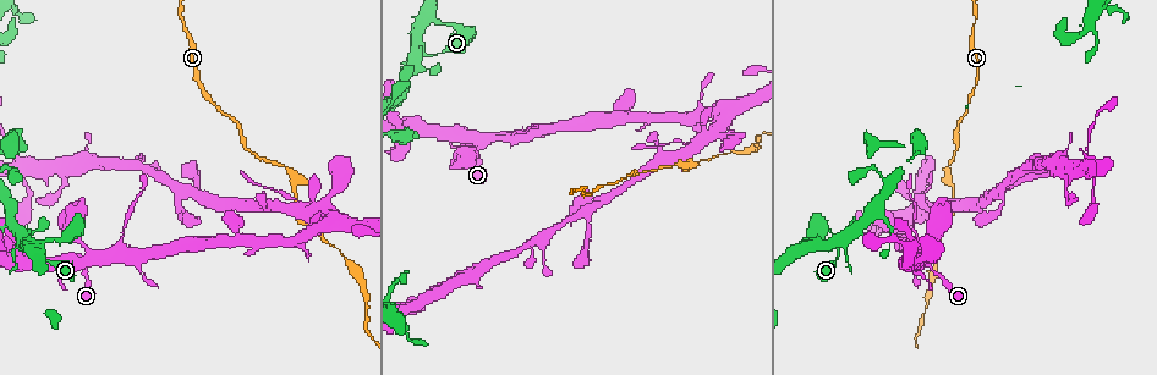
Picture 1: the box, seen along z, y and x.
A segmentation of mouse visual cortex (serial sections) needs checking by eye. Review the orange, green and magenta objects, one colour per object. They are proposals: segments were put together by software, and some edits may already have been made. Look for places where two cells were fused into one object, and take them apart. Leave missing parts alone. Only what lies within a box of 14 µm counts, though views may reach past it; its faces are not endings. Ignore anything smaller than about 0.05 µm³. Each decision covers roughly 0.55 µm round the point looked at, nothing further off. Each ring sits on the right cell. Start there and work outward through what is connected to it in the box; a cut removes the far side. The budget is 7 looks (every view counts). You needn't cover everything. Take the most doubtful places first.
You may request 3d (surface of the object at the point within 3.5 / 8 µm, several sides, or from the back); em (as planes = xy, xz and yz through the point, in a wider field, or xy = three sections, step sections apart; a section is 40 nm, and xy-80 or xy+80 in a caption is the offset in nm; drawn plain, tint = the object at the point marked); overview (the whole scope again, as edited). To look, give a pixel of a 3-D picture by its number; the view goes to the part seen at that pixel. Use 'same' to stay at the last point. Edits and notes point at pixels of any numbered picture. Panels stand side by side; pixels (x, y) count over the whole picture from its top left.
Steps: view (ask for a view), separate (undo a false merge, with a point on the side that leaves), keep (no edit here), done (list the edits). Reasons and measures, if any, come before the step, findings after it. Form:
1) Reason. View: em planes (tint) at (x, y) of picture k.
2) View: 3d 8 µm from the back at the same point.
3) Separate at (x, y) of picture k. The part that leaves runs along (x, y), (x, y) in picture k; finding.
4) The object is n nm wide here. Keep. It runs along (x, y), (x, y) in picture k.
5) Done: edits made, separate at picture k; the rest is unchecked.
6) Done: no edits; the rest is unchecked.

Thick turns thin. View: 3d 3.5 µm at (291, 189) of picture 1.

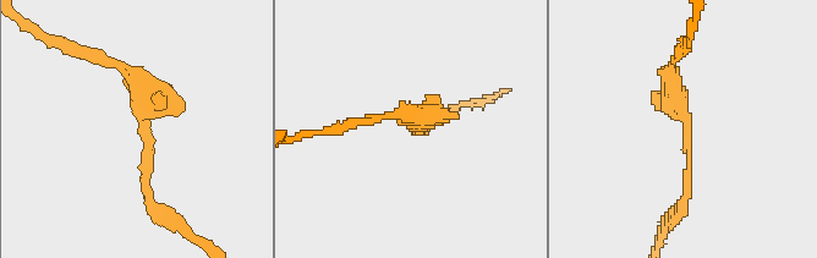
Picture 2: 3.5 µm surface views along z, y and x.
View: em xy step 1 (tint) at (143, 127) of picture 2.

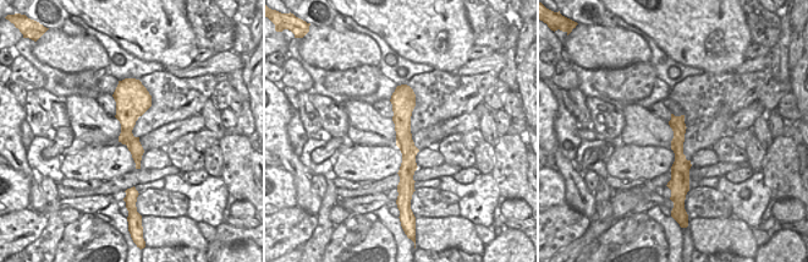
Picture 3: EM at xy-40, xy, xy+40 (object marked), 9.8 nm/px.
The object is 200 nm wide here. Keep. It runs along (404, 87), (408, 186) in picture 3; continuous, no second cell.

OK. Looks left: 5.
Thick turns thin. View: 3d 3.5 µm at (152, 169) of picture 1.

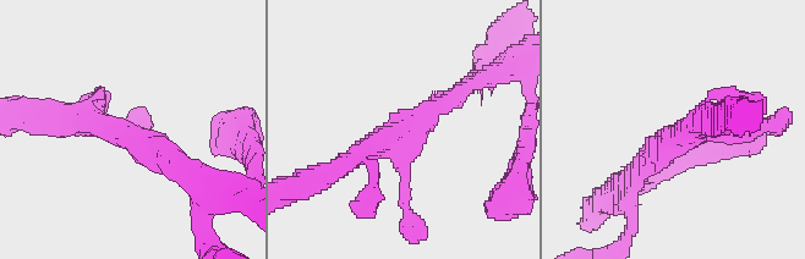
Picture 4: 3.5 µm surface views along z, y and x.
Shape alone is not enough. View: em xy step 3 (tint) at (682, 136) of picture 4.

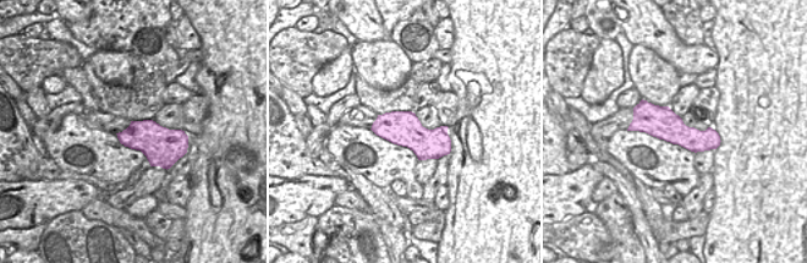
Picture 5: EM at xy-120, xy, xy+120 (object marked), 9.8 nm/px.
Keep. It runs along (463, 89), (417, 124), (330, 170) in picture 4; all the same cell.

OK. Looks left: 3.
Four-way junction. View: 3d 3.5 µm at (415, 305) of picture 1.

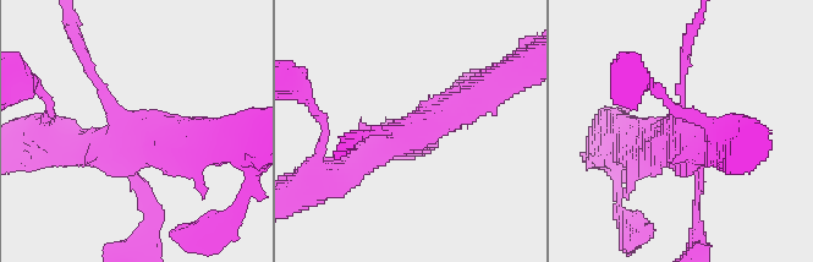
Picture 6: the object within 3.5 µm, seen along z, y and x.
4 arms meet here; the arms are 100, 150, 350, 400 nm wide; shape alone is not enough. View: em xy step 2 (plain) at (411, 129) of picture 6.

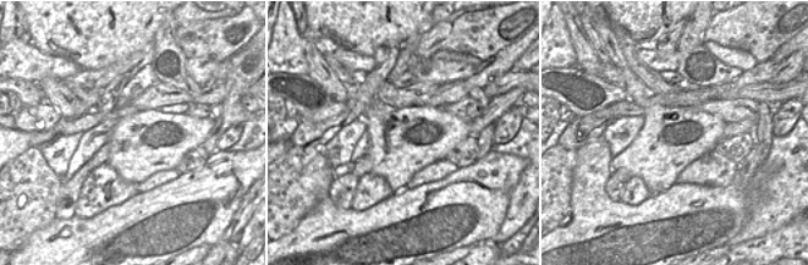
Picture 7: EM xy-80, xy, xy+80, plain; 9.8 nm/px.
With the object marked. View: em xy step 2 (tint) at the same point.

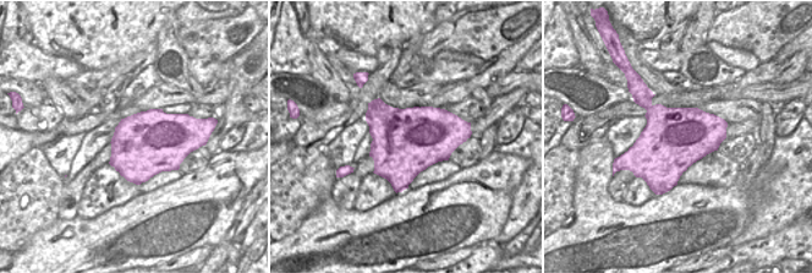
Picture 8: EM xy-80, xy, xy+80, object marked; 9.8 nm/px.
Keep. It runs along (483, 93), (385, 143), (345, 172) in picture 6; one cell here.

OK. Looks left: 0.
Done: no edits; the rest is unchecked.

